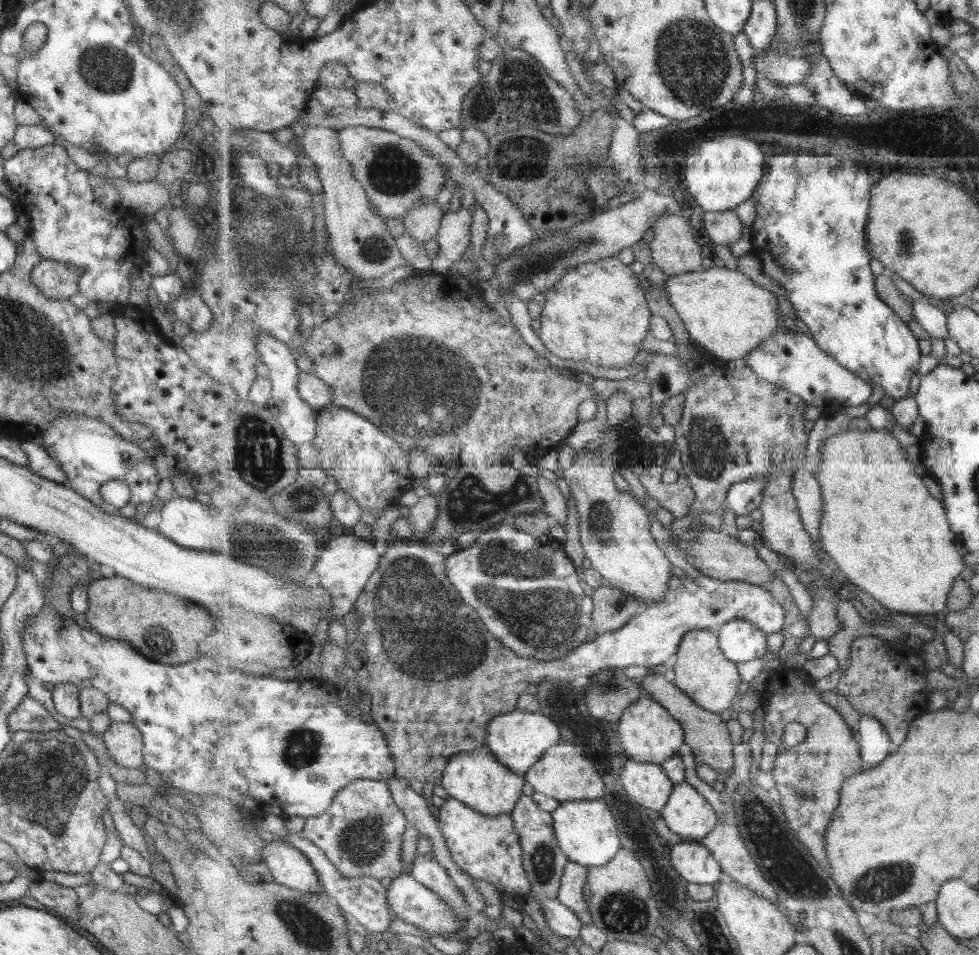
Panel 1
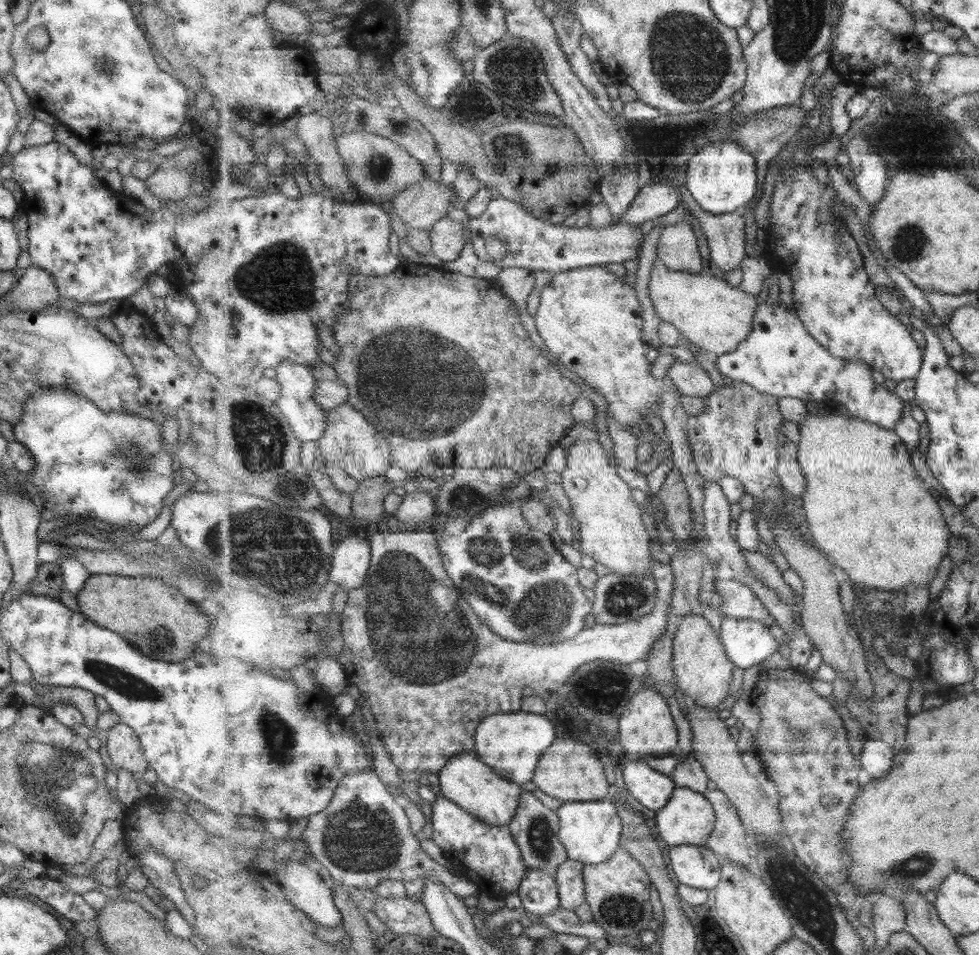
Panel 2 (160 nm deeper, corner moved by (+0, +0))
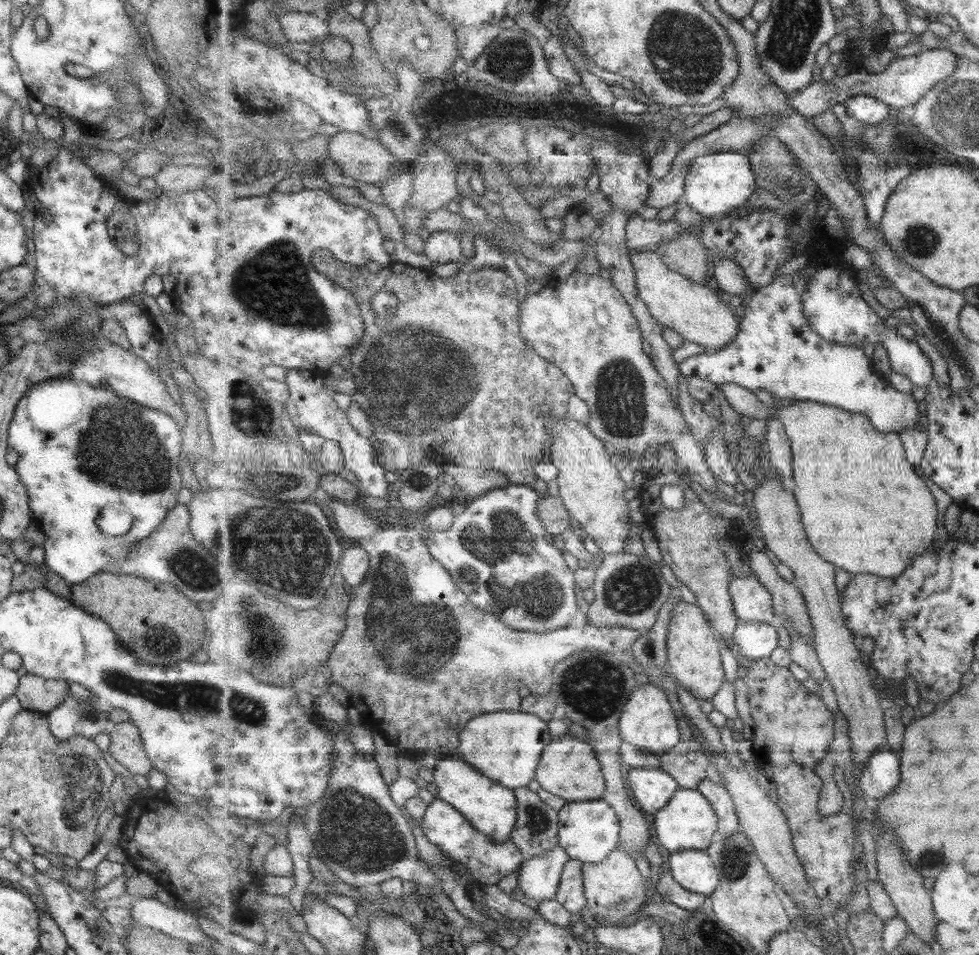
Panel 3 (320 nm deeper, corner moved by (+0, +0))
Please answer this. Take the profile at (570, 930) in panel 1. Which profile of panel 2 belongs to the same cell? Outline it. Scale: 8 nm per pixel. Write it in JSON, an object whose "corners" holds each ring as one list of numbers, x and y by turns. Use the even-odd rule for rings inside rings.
{"corners":[[527,869,526,878,517,892,523,904,523,911,541,917,555,912,562,906,556,877,545,871]]}

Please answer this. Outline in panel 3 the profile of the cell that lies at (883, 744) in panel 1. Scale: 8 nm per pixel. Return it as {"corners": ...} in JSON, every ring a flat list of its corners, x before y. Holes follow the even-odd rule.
{"corners":[[883,745,870,756,858,782,863,797,870,806,891,794,901,782,901,761,899,754]]}

